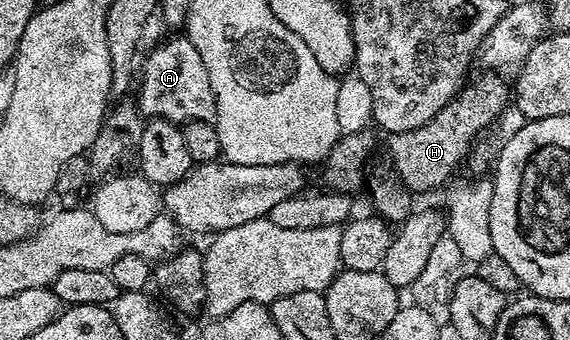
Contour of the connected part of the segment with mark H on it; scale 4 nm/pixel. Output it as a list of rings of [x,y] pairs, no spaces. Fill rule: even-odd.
[[[484,73],[481,79],[473,78],[434,117],[418,129],[410,129],[401,135],[389,138],[388,151],[392,154],[395,174],[412,193],[432,191],[440,187],[460,167],[460,162],[472,151],[476,138],[495,124],[510,106],[510,83],[500,73]],[[473,82],[473,83],[472,83]],[[472,83],[472,84],[471,84]]]

